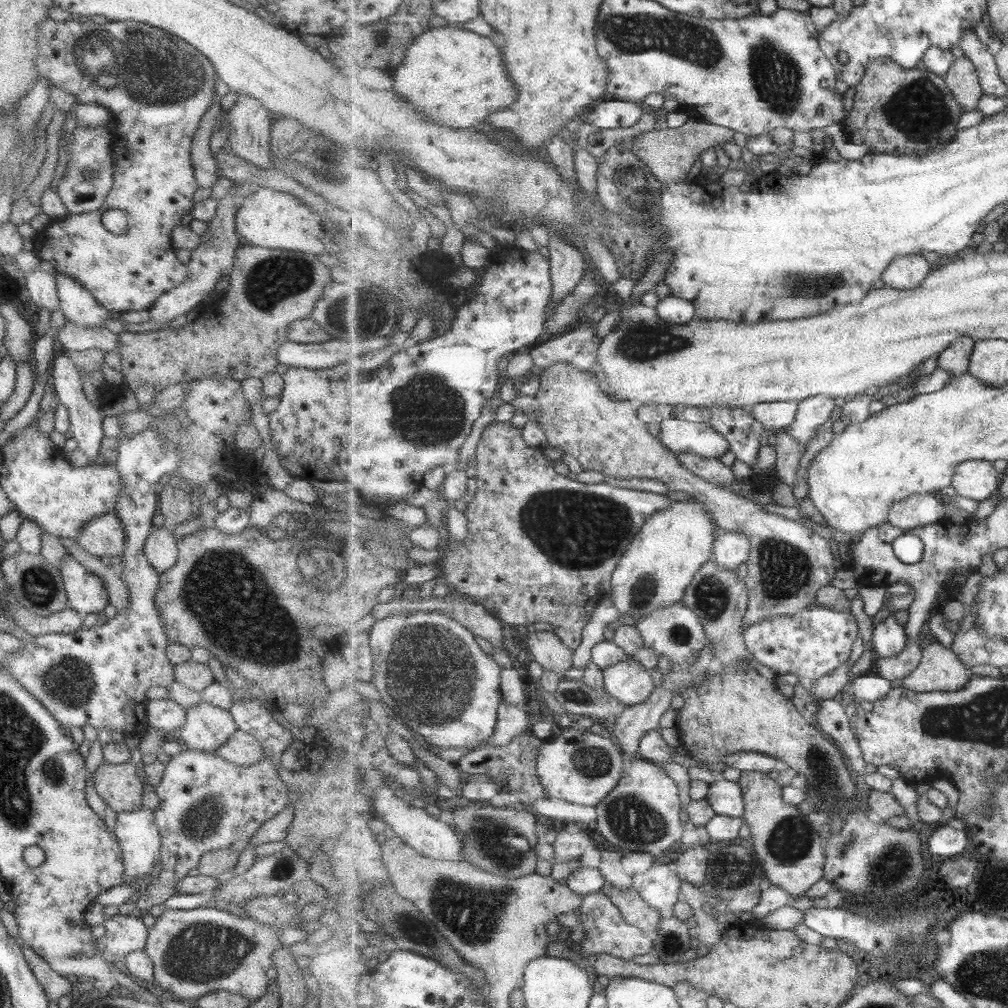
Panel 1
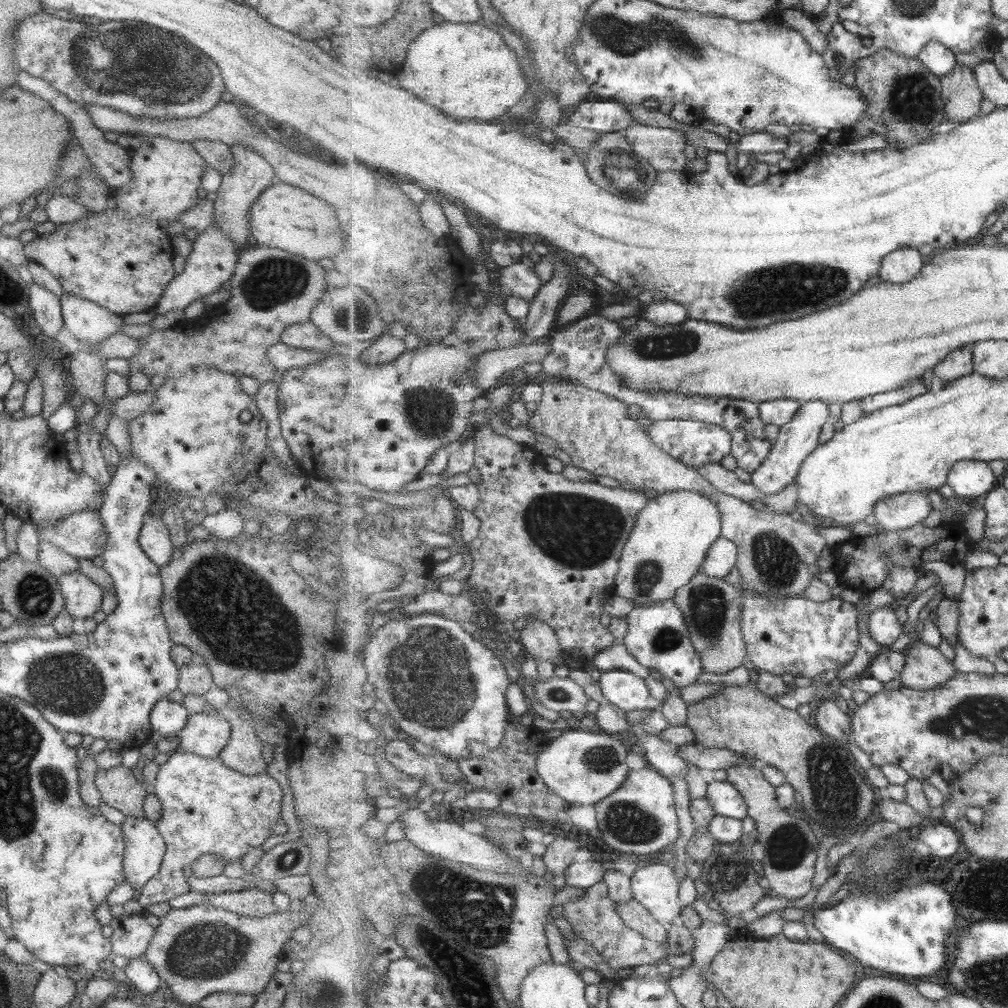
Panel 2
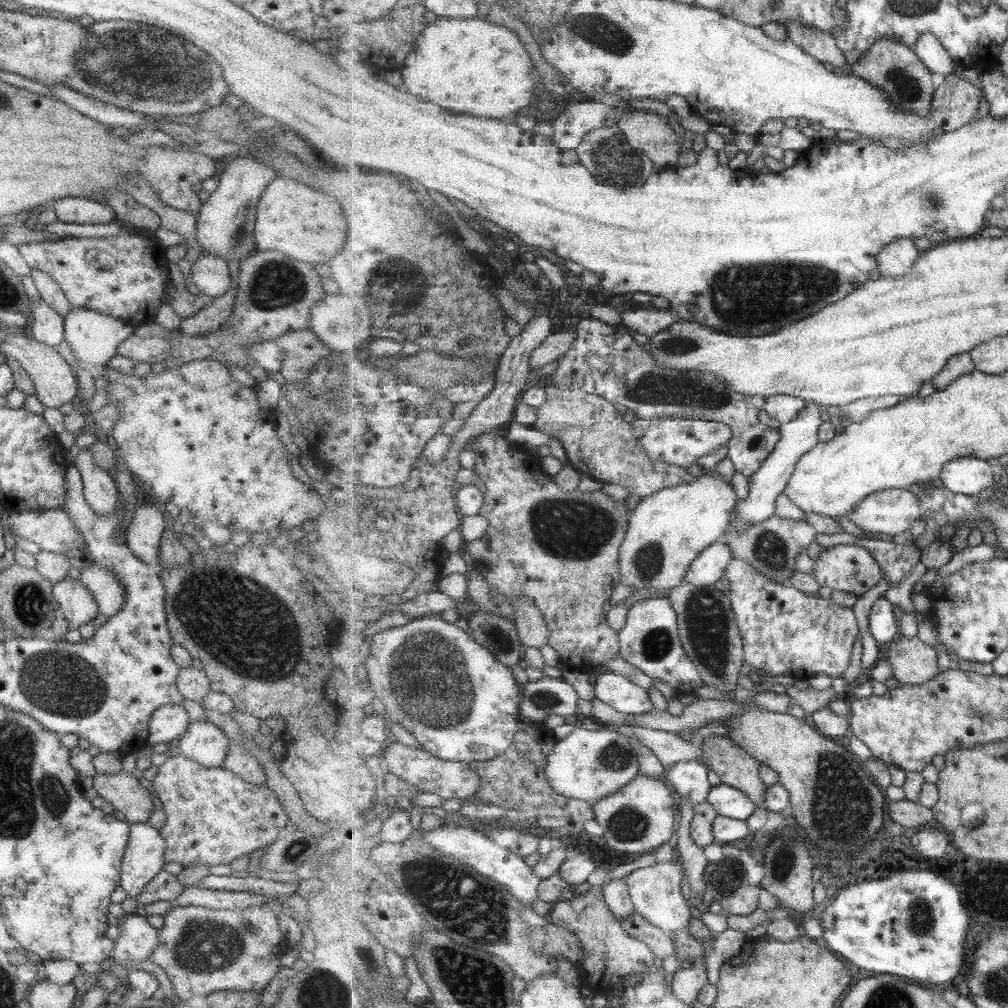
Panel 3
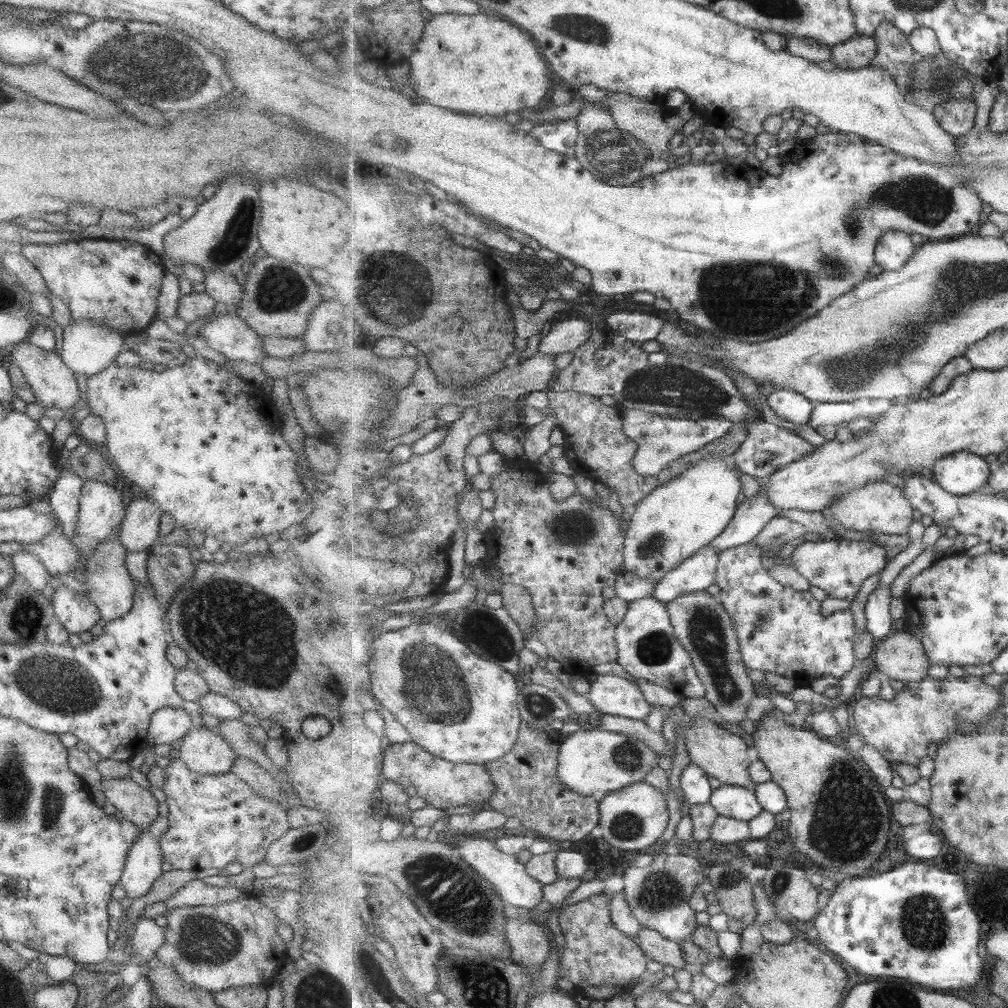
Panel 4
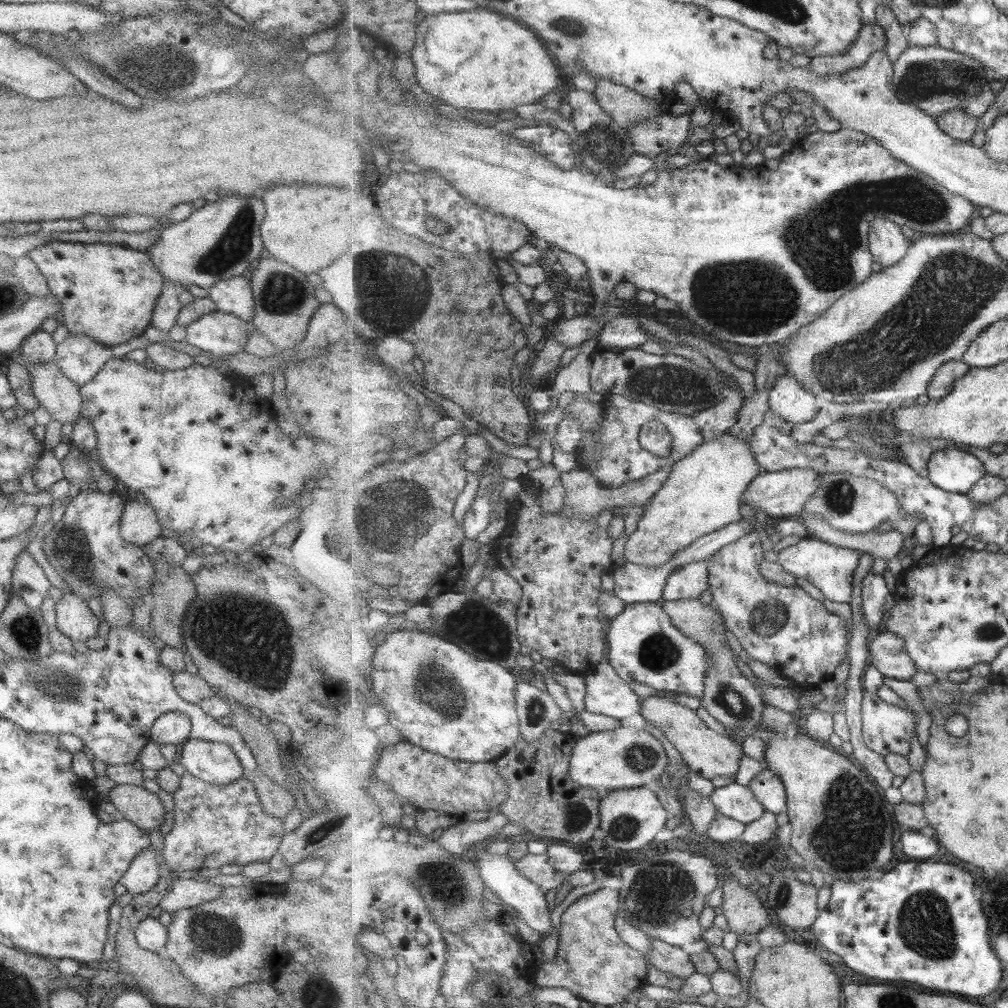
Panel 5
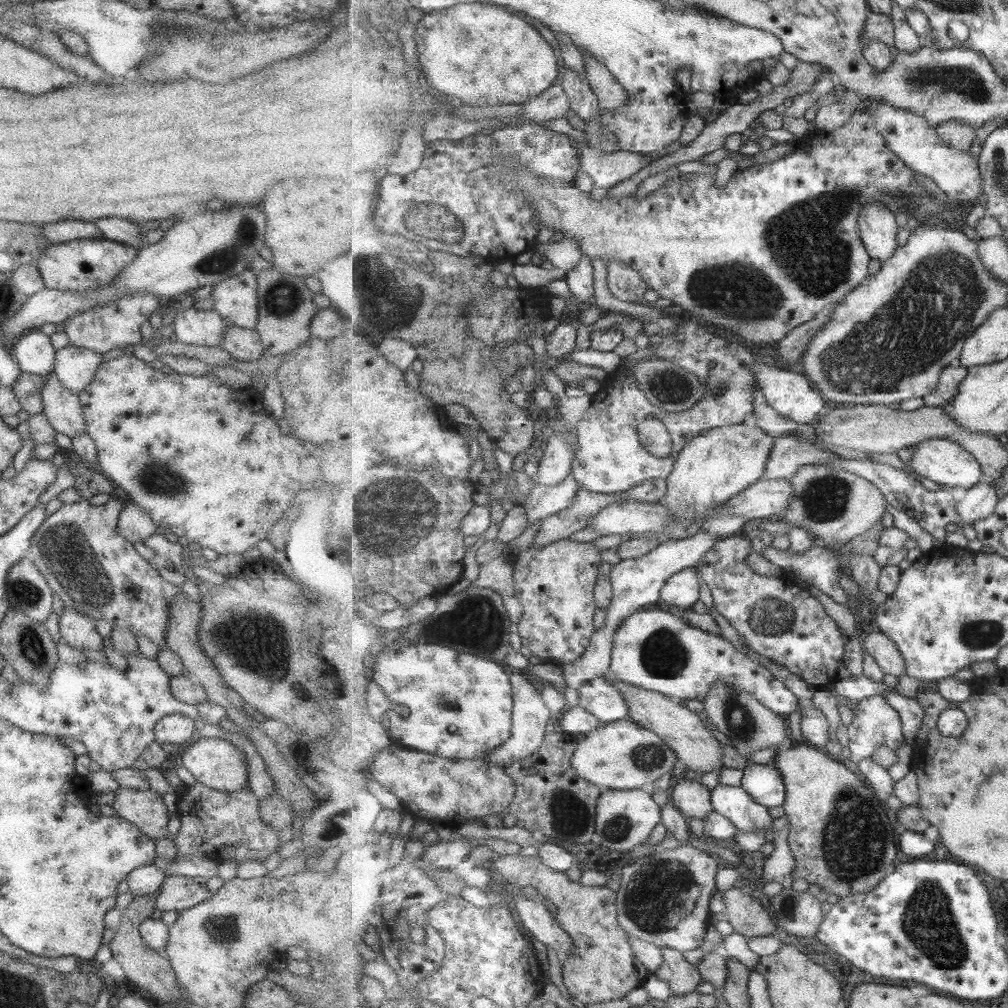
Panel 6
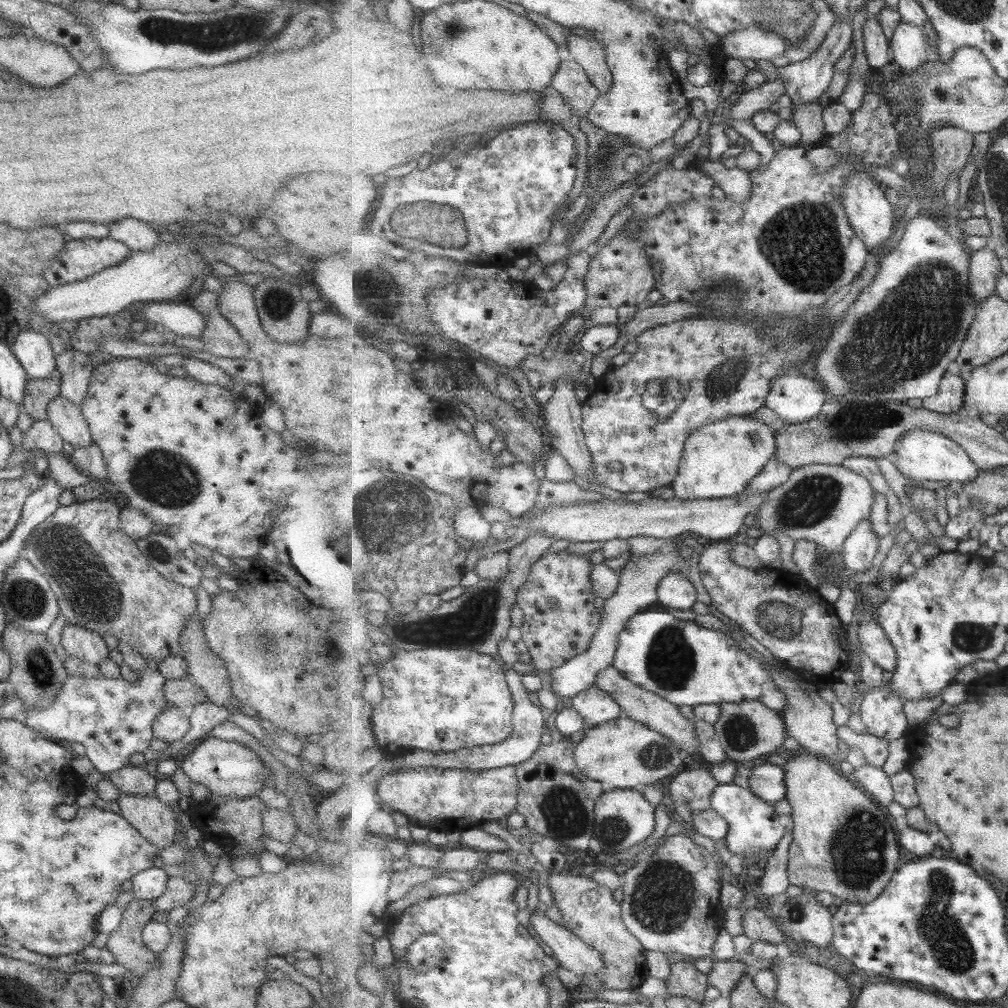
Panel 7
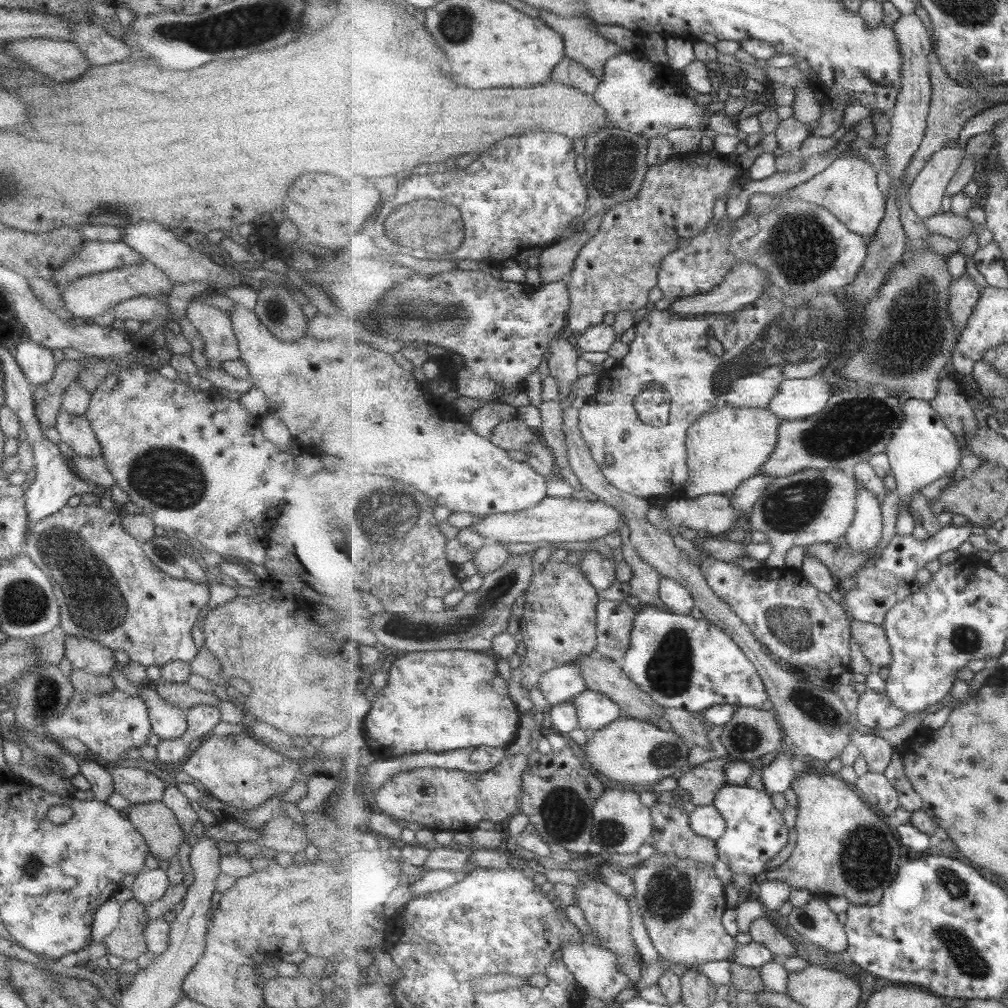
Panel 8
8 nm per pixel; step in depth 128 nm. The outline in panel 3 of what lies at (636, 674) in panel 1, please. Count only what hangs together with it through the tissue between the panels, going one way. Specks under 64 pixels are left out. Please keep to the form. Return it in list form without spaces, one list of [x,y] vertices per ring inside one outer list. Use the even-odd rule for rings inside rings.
[[[614,673],[598,675],[594,680],[595,698],[625,714],[647,714],[653,710],[649,691],[629,678]]]

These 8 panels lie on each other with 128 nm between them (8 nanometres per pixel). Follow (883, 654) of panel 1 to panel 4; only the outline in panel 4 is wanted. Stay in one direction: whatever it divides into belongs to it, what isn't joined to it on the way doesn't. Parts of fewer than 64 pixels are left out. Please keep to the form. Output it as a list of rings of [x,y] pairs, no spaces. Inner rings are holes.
[[[884,584],[873,590],[865,605],[866,628],[877,641],[889,638],[896,630],[891,618],[892,589]]]

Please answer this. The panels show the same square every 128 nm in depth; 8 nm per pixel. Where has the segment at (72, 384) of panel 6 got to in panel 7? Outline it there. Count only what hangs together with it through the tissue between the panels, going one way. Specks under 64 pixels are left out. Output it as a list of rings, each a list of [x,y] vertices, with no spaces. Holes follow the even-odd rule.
[[[65,350],[54,356],[56,371],[61,376],[59,395],[79,404],[88,389],[92,364],[88,354],[78,350]]]

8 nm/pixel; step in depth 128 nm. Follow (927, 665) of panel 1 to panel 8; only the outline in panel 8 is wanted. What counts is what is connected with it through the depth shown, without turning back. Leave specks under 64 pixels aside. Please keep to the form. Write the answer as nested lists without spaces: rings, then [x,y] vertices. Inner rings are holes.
[[[854,619],[851,628],[852,636],[859,641],[861,650],[875,669],[889,668],[893,663],[893,650],[885,626]]]

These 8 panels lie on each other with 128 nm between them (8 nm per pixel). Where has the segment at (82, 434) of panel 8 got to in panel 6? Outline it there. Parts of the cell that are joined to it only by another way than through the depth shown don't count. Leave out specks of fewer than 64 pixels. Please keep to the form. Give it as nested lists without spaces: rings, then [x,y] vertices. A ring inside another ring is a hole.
[[[54,371],[45,376],[40,390],[42,413],[56,432],[71,438],[85,430],[84,416],[78,395],[67,390],[57,377]]]

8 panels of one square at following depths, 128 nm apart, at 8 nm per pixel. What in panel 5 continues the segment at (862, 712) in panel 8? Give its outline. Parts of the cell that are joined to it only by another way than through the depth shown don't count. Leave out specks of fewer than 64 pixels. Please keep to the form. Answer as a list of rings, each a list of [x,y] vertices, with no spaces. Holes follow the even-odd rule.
[[[865,692],[862,704],[862,722],[864,739],[872,751],[882,754],[902,754],[909,756],[912,740],[917,736],[917,714],[913,710],[901,708],[896,704],[885,702],[877,693]]]

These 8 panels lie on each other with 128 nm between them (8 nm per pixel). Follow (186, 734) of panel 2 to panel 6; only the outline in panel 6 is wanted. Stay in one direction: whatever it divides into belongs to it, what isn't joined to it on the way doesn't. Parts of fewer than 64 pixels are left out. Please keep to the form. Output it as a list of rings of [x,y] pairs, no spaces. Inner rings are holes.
[[[194,737],[193,744],[177,753],[177,765],[183,766],[194,776],[197,783],[219,792],[235,792],[248,786],[246,758],[231,743],[219,738]]]

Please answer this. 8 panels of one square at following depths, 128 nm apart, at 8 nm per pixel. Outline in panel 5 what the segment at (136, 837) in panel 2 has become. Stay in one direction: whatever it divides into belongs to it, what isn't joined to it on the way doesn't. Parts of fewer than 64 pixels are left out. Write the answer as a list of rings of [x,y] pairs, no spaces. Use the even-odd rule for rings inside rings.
[[[147,845],[131,859],[118,882],[129,894],[143,894],[155,886],[162,872],[159,867],[159,852]]]

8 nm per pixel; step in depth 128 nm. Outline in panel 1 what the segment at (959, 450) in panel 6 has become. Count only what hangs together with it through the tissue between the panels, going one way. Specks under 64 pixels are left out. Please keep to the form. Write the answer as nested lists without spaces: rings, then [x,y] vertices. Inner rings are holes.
[[[989,461],[962,462],[955,473],[952,487],[967,498],[987,500],[991,494],[997,493],[1002,484],[999,472]]]

